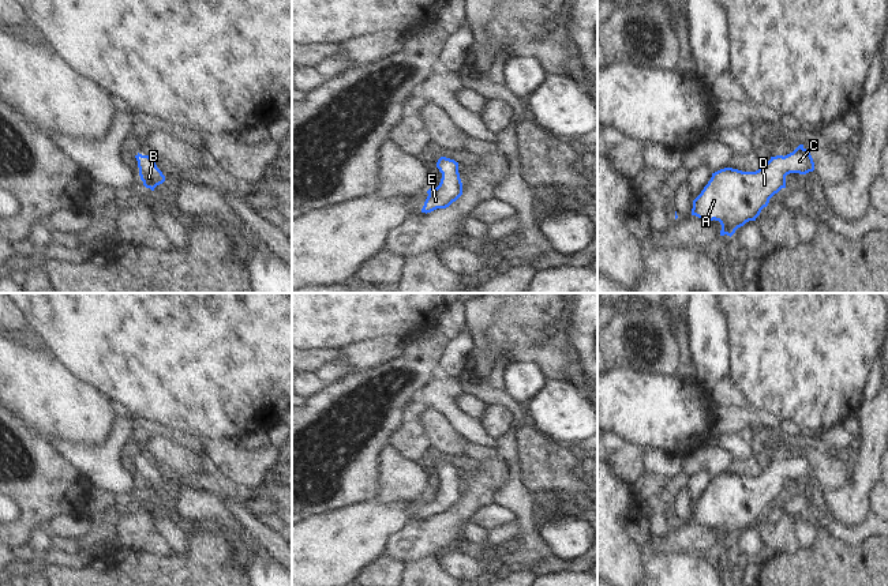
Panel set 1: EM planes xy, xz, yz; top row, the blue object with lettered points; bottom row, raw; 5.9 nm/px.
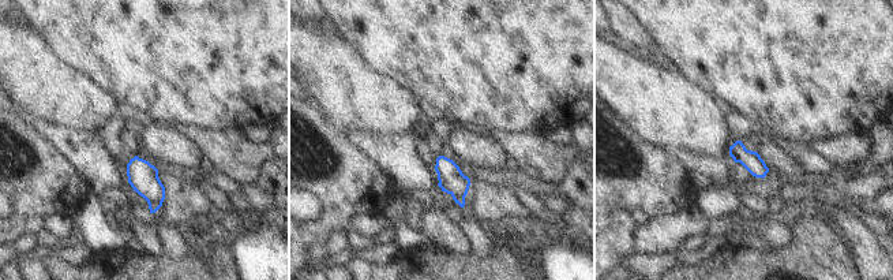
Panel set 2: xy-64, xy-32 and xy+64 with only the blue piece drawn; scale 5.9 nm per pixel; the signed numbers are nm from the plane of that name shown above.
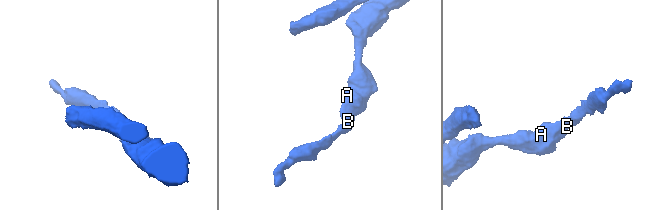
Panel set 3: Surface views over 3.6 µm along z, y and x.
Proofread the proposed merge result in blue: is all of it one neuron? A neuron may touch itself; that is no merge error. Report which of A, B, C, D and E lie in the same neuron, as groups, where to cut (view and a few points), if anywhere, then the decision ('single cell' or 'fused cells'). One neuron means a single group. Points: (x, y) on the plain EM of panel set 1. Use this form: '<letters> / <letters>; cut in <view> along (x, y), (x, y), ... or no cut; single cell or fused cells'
A B C D E; no cut; single cell

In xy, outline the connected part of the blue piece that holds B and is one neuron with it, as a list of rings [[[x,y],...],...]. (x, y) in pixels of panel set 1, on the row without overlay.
[[[135,461],[139,473],[139,481],[146,493],[154,496],[154,493],[165,487],[165,481],[157,473],[156,466],[149,461]]]

